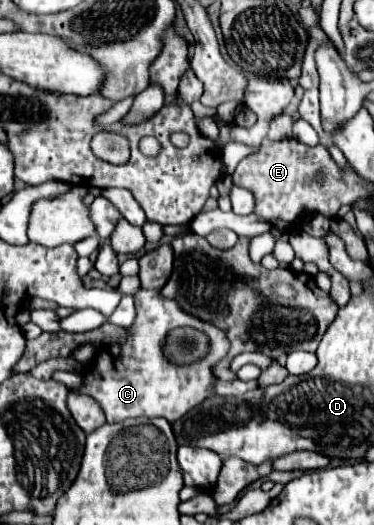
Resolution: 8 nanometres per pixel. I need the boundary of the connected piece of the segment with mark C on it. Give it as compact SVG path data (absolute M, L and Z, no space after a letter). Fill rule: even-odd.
M140 290L136 294L136 322L130 326L130 338L120 346L120 354L114 358L112 364L96 366L96 374L86 374L86 382L78 392L86 392L88 396L96 398L106 414L108 422L122 422L124 418L136 416L162 416L168 422L176 422L188 410L198 406L204 398L212 396L214 374L212 366L228 352L228 340L224 332L216 330L216 326L208 322L200 322L190 314L184 314L176 302L160 298L158 290ZM180 326L190 326L204 332L210 340L210 352L192 362L192 364L176 364L164 354L164 344L168 332Z

